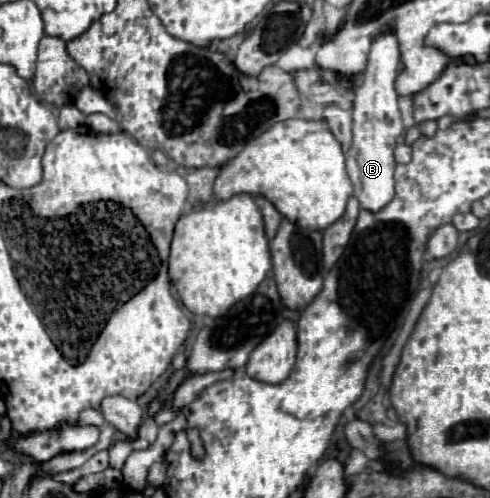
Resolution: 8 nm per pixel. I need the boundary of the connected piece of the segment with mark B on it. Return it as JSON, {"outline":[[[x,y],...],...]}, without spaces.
{"outline":[[[392,31],[378,35],[368,53],[368,65],[362,71],[354,87],[354,139],[346,153],[346,173],[354,185],[354,197],[360,201],[360,207],[366,211],[380,211],[394,199],[394,147],[396,137],[404,133],[398,93],[394,87],[396,67],[400,63],[400,45]]]}

